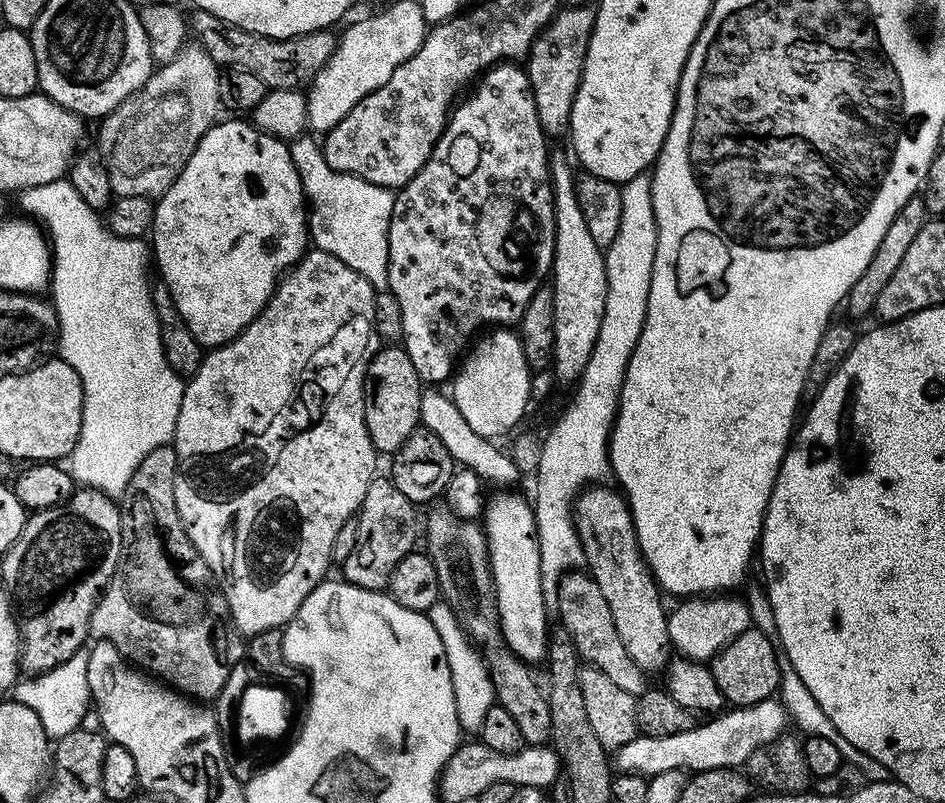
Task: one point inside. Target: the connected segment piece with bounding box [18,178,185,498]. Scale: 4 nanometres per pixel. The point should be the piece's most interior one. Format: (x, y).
(109, 331)

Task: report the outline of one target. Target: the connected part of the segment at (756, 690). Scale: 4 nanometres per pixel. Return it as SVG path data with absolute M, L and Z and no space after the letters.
M753 626L738 634L738 638L734 638L719 654L713 656L710 667L714 682L718 682L718 690L722 690L725 701L737 708L745 708L773 699L779 693L781 663L773 637Z

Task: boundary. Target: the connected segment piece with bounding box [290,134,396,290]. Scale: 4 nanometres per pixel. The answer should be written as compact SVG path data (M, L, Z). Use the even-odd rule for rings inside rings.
M301 134L291 141L290 147L292 161L304 187L311 243L319 251L334 254L338 262L346 262L346 266L362 274L372 288L387 289L388 227L396 201L393 189L334 170L326 162L324 149L315 135ZM348 184L356 187L356 200L348 200Z

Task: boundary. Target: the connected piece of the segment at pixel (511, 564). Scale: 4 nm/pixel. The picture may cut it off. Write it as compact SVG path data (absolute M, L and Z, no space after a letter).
M500 490L498 494L492 499L487 501L484 511L484 519L482 526L485 530L485 536L488 542L488 561L491 566L492 581L495 583L495 602L498 606L499 612L499 624L500 632L503 634L504 643L520 660L523 660L527 664L535 664L534 662L540 661L540 663L547 657L548 653L548 637L550 635L550 623L548 624L548 605L545 602L544 594L544 580L541 577L541 554L540 554L540 541L538 537L538 529L536 526L536 515L533 505L528 503L518 494L514 494L512 490Z

